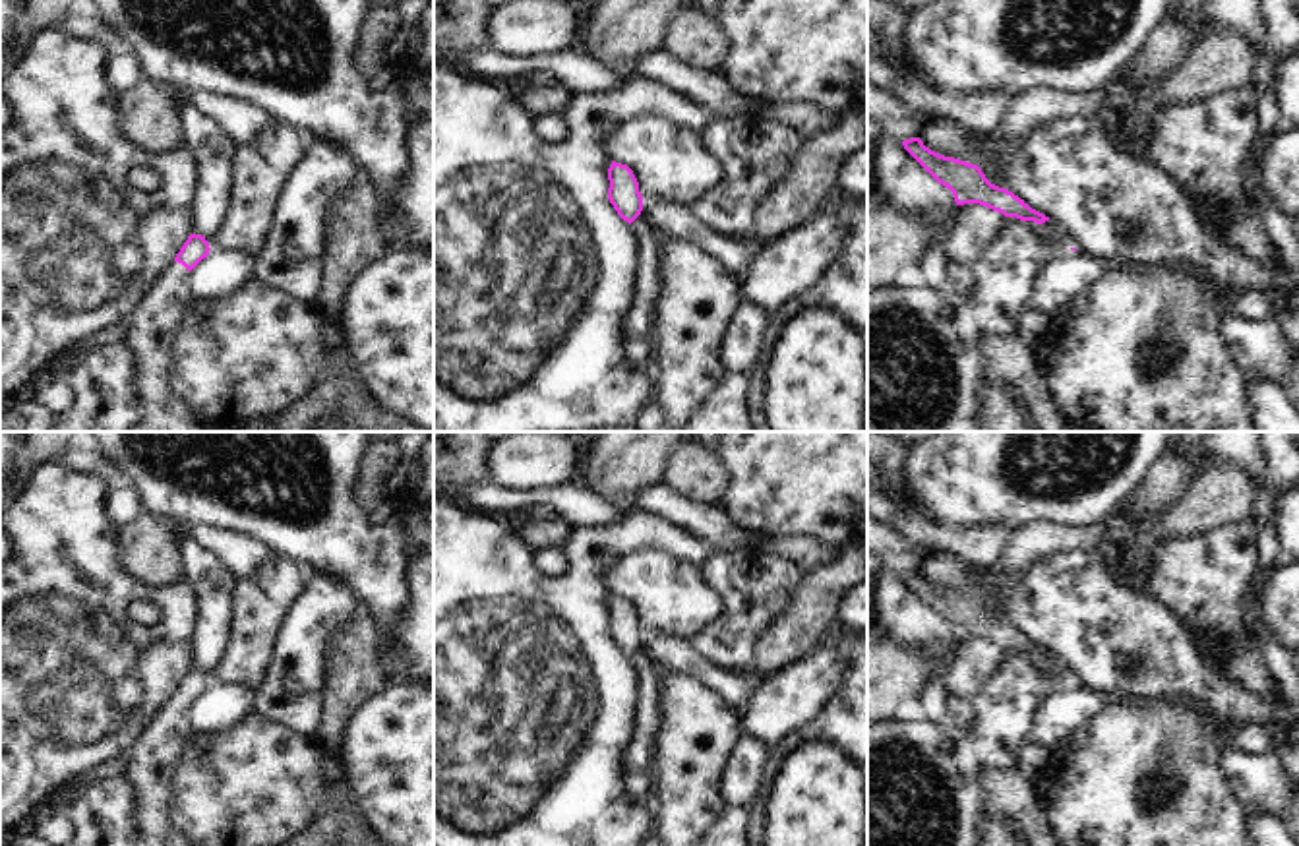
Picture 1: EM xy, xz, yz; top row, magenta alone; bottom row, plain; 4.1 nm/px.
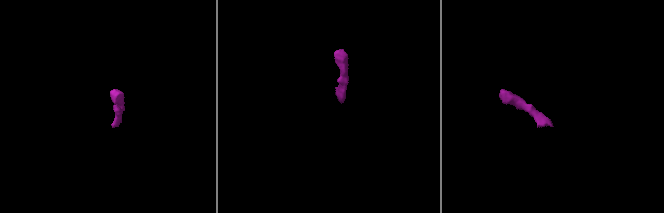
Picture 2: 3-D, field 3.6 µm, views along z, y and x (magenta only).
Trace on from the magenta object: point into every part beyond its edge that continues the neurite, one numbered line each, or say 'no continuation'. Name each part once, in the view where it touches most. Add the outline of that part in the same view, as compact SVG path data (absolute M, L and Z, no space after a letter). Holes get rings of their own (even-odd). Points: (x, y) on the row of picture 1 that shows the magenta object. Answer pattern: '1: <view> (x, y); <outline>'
1: xy (150, 335); M172 261L136 310L124 343L134 354L141 418L130 432L203 432L197 414L170 389L170 348L188 308L190 271Z

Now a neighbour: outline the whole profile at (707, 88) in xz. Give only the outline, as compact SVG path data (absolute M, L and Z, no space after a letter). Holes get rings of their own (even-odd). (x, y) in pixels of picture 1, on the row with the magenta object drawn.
M662 46L639 58L633 74L656 81L726 118L740 114L745 105L745 95L732 89L716 70L695 70Z

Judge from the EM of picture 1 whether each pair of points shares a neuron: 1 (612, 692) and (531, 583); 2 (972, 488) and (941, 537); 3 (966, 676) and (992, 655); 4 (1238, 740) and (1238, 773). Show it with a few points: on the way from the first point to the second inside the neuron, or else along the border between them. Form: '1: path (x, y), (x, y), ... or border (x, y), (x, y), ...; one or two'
1: path (606, 663), (591, 632), (560, 601); one
2: border (932, 519), (955, 529), (996, 525); two
3: path (972, 670), (986, 657); one
4: border (1226, 746), (1253, 754), (1274, 750); two

